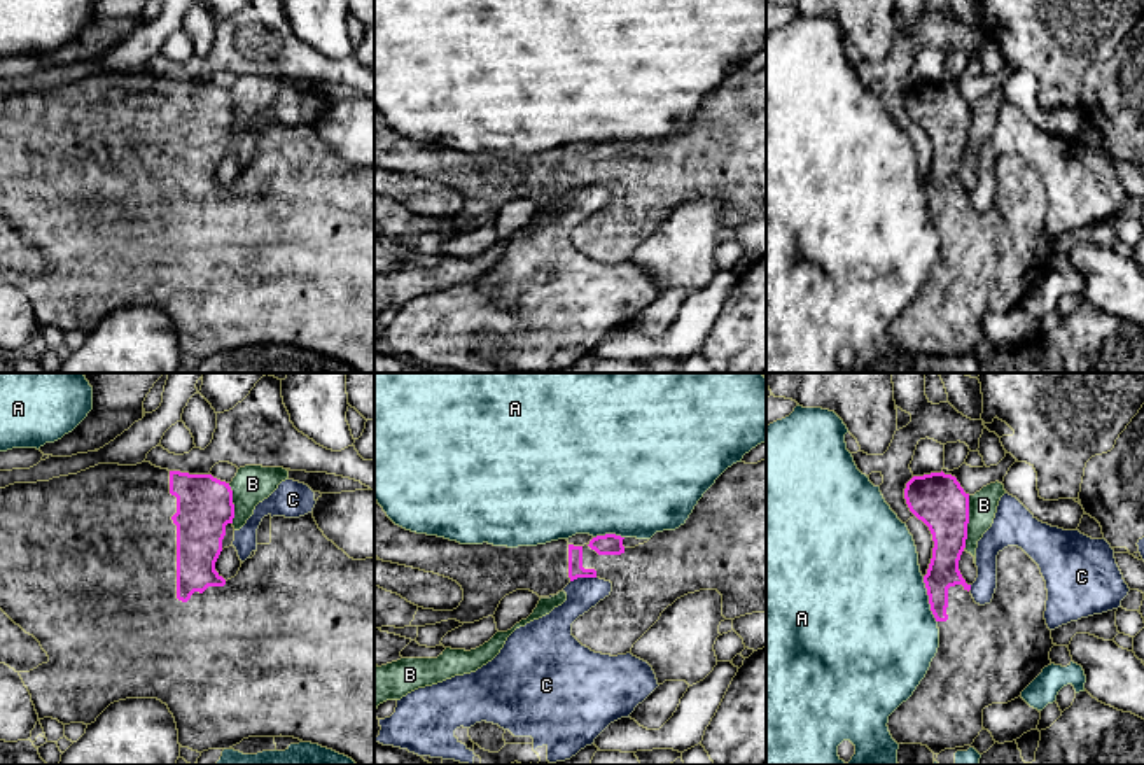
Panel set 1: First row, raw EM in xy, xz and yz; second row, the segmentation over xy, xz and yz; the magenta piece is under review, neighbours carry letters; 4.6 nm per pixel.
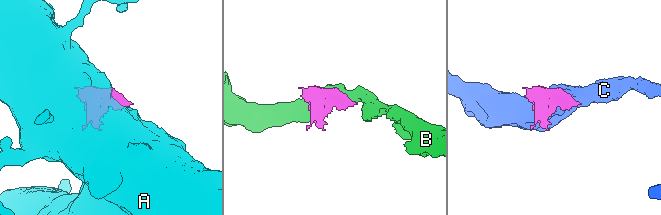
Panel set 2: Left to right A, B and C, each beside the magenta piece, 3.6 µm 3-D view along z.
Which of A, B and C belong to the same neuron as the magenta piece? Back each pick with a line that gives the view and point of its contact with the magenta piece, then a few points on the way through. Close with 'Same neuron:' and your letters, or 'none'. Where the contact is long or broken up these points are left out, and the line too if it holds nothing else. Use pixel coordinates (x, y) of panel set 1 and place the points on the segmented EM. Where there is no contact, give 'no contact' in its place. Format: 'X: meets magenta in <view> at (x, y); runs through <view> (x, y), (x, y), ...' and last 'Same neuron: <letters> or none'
Same neuron: none

